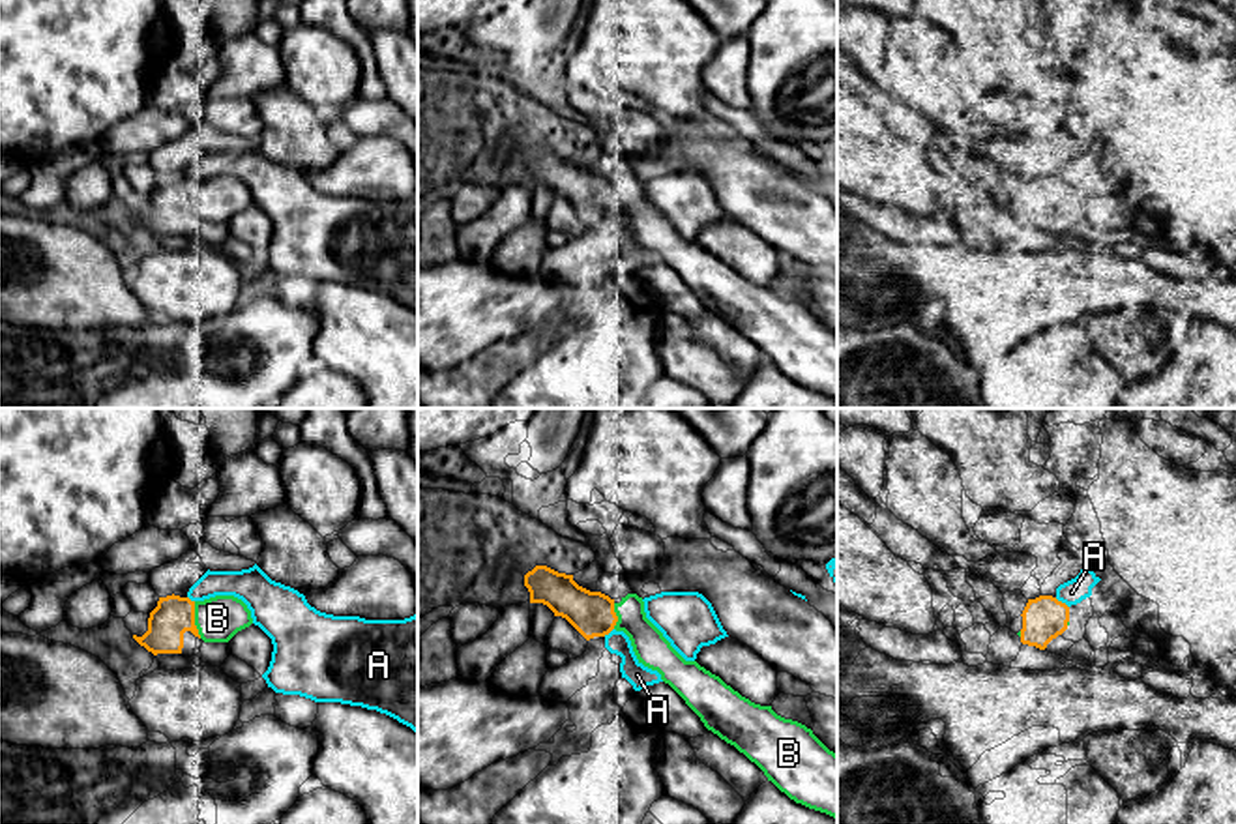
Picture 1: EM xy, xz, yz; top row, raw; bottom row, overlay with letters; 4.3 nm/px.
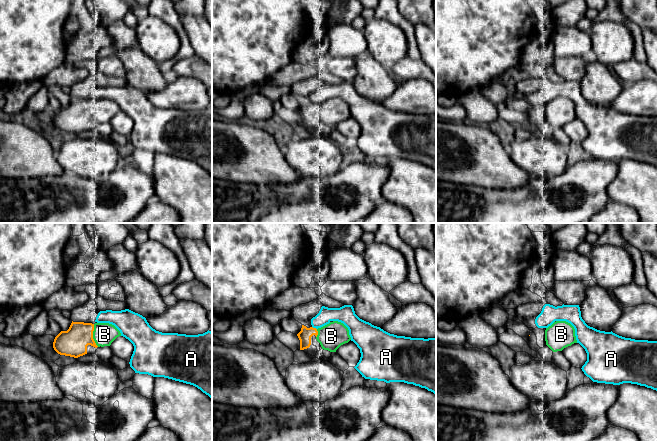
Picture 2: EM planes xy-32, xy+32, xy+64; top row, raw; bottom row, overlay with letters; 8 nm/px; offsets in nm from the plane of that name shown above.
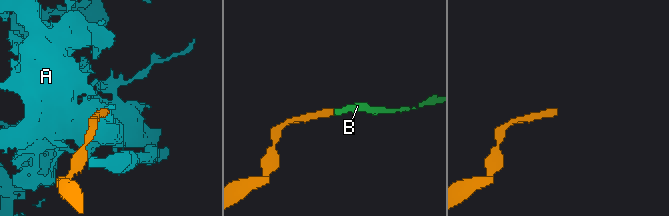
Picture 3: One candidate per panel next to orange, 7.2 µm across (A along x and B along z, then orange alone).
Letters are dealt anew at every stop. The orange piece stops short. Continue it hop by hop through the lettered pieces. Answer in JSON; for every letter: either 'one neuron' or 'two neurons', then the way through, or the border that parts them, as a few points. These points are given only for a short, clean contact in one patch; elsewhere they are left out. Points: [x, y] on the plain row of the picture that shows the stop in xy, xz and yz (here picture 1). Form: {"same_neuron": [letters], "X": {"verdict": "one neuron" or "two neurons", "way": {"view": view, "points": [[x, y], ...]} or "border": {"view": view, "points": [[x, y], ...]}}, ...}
{"same_neuron": ["B"], "A": {"verdict": "two neurons", "border": {"view": "yz", "points": [[1055, 178], [1068, 188]]}}, "B": {"verdict": "one neuron", "way": {"view": "xy", "points": [[173, 197], [193, 201], [218, 199]]}}}

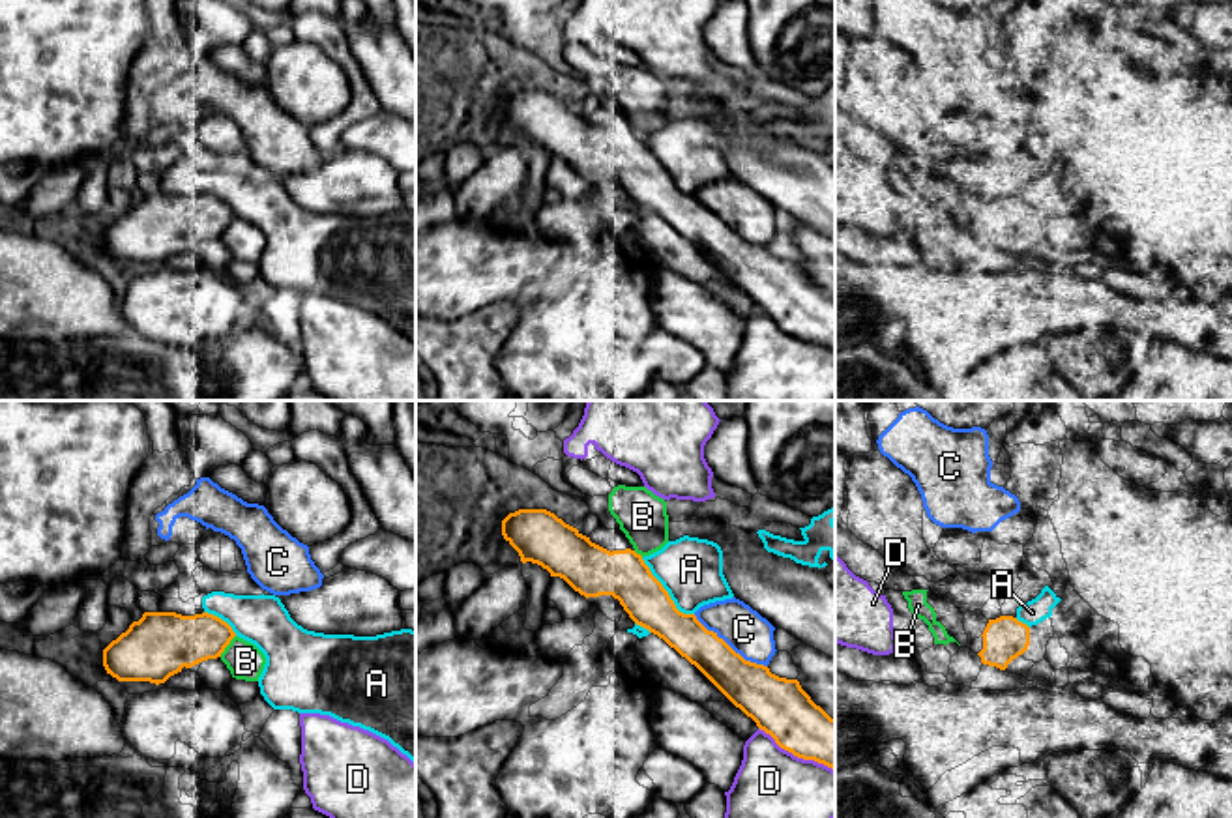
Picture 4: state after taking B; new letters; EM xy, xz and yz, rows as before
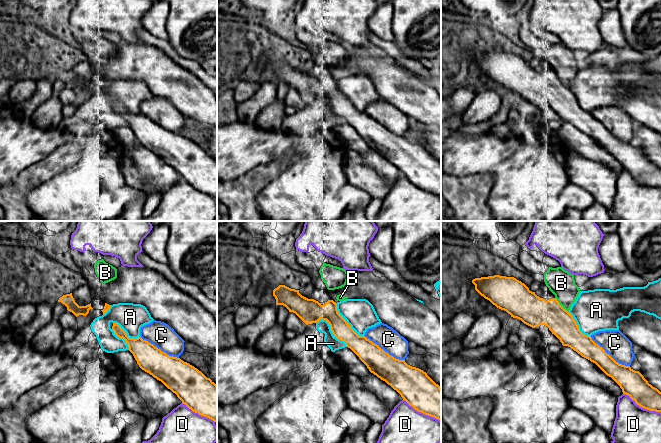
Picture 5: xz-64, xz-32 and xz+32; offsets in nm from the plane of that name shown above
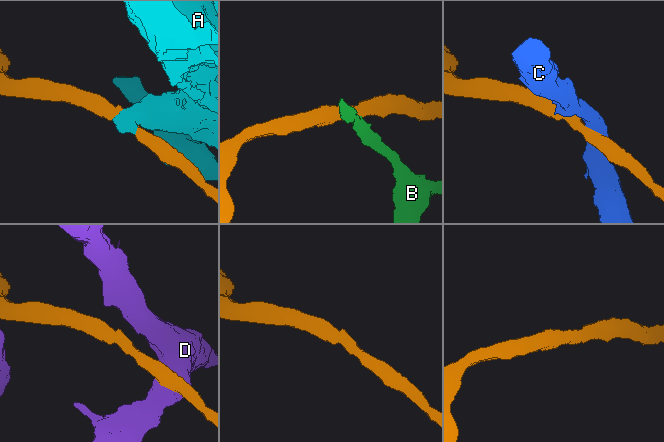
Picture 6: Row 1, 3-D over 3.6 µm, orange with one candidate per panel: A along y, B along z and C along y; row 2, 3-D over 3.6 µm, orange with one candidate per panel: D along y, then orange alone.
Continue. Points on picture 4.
{"same_neuron": [], "A": {"verdict": "two neurons"}, "B": {"verdict": "two neurons"}, "C": {"verdict": "two neurons"}, "D": {"verdict": "two neurons"}}

